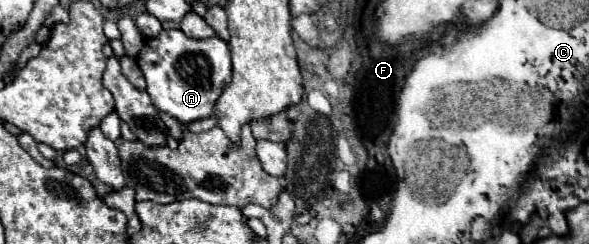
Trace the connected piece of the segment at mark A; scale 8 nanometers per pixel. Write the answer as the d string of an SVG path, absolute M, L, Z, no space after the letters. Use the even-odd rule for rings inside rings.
M161 31L157 37L147 39L137 63L147 79L147 93L153 99L153 105L185 125L207 119L213 113L215 103L231 77L229 45L223 39L191 39L181 31Z

